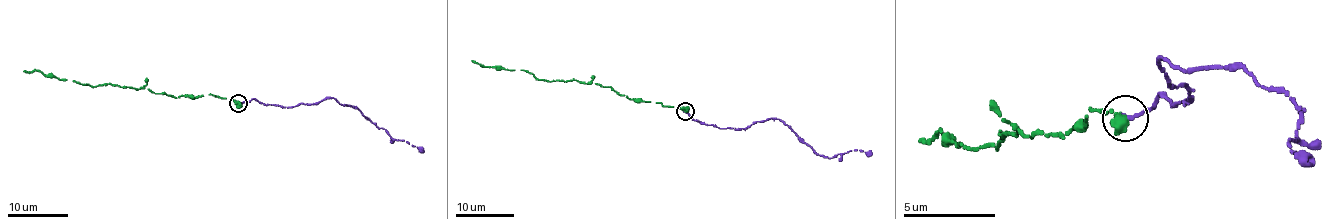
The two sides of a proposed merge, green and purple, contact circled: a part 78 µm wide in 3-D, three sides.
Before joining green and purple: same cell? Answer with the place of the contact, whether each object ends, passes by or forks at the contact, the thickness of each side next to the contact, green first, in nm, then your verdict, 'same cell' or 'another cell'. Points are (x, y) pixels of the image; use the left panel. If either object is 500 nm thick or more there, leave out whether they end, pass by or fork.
at (238, 103); 600 nm thick on the green side, 240 nm on the other; same cell

